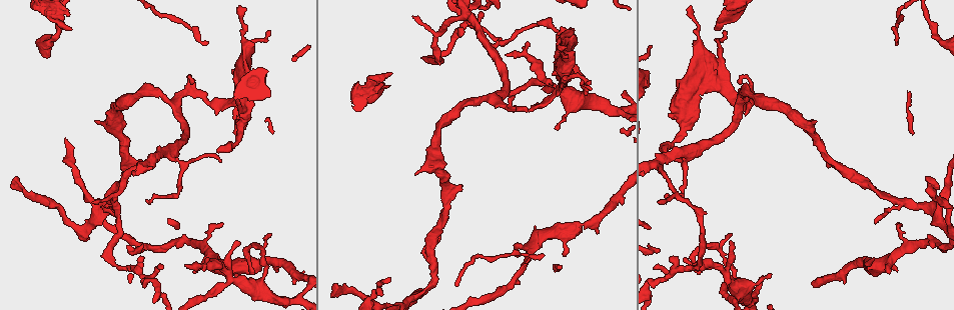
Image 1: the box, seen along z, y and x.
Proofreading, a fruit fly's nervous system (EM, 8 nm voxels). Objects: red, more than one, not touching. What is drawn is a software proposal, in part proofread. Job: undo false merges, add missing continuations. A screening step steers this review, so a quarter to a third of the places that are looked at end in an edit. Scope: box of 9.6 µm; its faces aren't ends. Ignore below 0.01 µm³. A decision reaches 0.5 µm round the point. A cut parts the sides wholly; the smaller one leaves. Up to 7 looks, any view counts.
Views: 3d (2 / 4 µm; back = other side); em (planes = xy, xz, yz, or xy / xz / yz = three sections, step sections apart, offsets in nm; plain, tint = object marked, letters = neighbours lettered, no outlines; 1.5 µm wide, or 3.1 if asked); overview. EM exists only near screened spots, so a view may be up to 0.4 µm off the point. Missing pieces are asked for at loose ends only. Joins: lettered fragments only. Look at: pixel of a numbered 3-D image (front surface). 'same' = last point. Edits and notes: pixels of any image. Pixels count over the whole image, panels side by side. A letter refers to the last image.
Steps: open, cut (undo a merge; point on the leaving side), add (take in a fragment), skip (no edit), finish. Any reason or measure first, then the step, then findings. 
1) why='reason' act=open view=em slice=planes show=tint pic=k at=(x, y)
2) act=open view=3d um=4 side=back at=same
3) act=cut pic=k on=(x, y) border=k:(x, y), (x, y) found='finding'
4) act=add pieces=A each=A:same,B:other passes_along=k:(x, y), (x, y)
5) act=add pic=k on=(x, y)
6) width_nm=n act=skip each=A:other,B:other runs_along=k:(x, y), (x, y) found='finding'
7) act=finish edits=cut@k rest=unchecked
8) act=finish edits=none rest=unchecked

why='thick end' act=open view=em slice=yz step=8 show=letters pic=1 at=(515, 247)

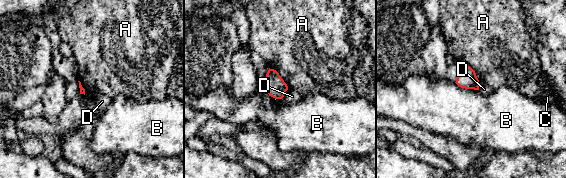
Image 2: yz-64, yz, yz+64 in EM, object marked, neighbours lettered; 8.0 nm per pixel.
why='another direction' act=open view=em slice=planes show=letters at=same

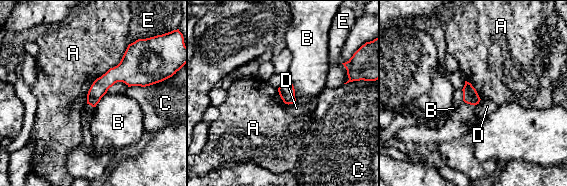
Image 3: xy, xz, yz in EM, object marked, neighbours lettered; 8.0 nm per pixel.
act=skip each=A:other,B:other,C:other,D:other,E:other border=3:(129, 44), (86, 103) found='no lettered fragment goes on from it'

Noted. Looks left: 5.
why='branch stops here' act=open view=3d um=2 pic=1 at=(71, 30)

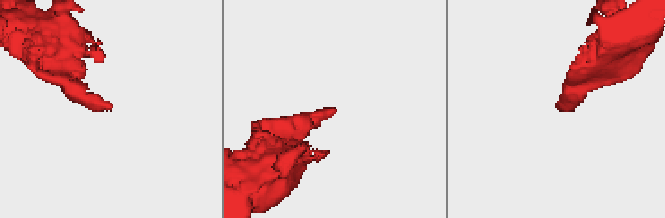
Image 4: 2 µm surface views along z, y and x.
act=open view=em slice=xz step=4 show=tint pic=4 at=(111, 110)

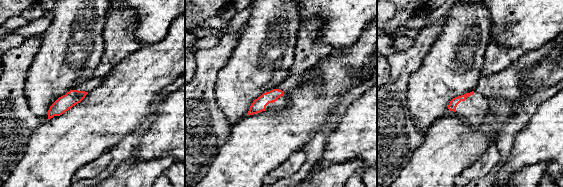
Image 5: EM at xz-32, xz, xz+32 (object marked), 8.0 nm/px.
act=open view=em slice=planes show=letters at=same

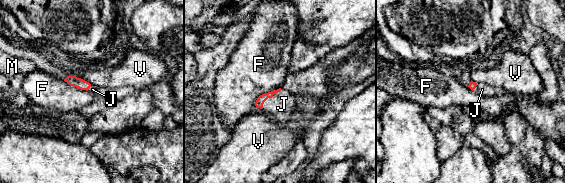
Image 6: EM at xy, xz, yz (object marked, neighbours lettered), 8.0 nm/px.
longest_contact=F:260nm act=add pieces=J each=F:other,J:same,M:other,V:other passes_along=6:(261, 99), (270, 97), (282, 104) found='the cell continues'

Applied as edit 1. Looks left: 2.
act=finish edits=add@6 rest=unchecked

